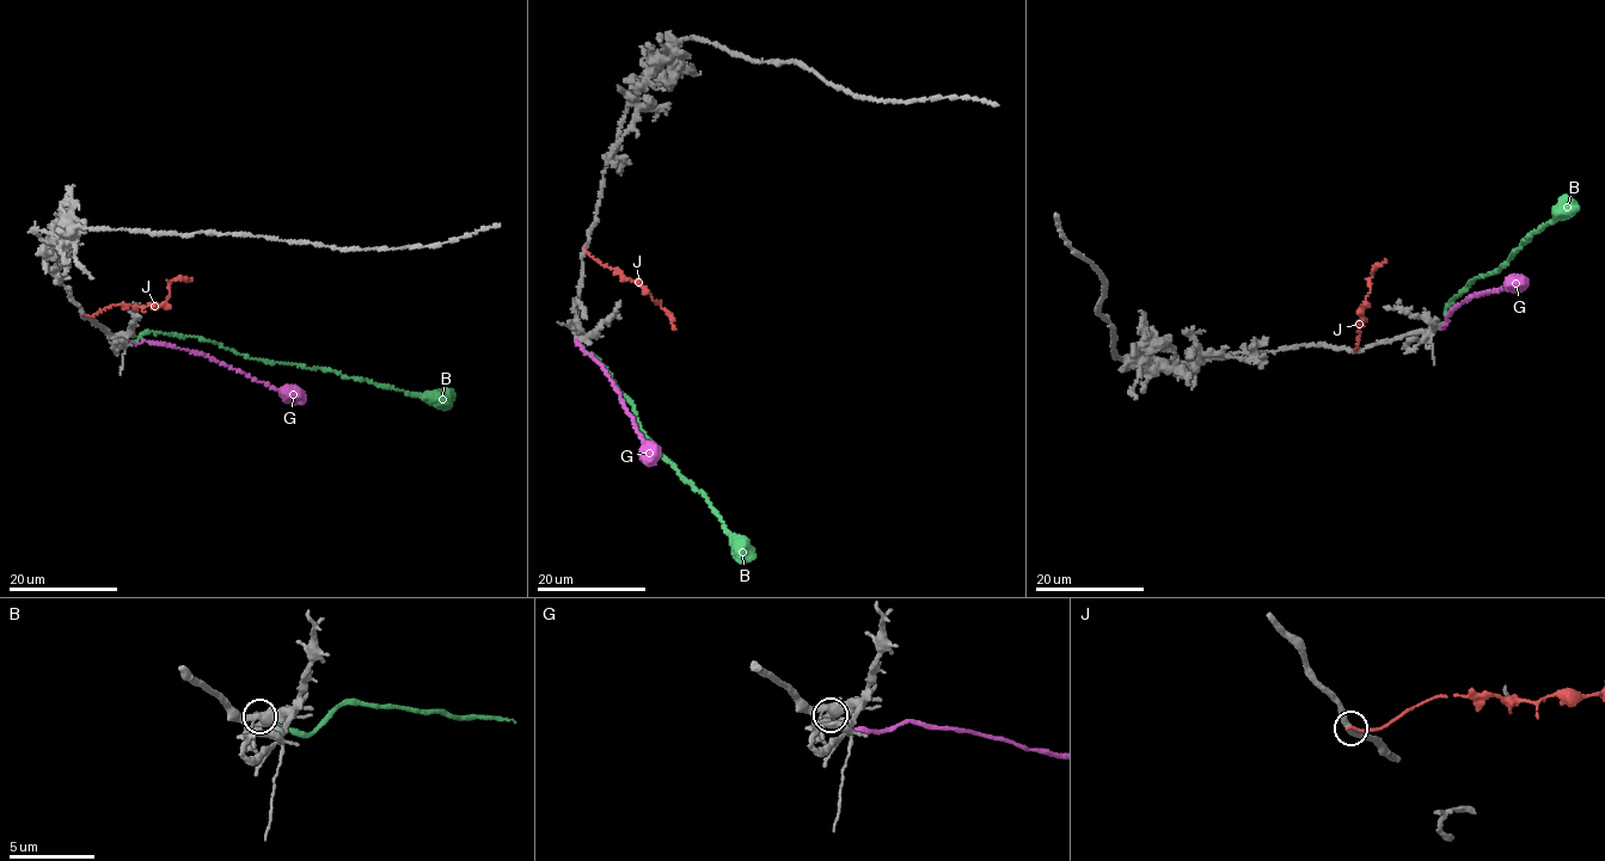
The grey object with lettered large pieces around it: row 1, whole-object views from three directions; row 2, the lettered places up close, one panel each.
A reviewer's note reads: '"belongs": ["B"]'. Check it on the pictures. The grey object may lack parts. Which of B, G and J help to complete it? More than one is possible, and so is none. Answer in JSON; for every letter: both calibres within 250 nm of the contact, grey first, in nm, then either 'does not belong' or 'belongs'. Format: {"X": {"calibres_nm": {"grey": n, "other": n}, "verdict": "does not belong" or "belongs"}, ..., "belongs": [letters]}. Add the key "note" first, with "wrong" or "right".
{"note": "right", "B": {"calibres_nm": {"grey": 480, "other": 280}, "verdict": "belongs"}, "G": {"calibres_nm": {"grey": 460, "other": 320}, "verdict": "does not belong"}, "J": {"calibres_nm": {"grey": 300, "other": 200}, "verdict": "does not belong"}, "belongs": ["B"]}

